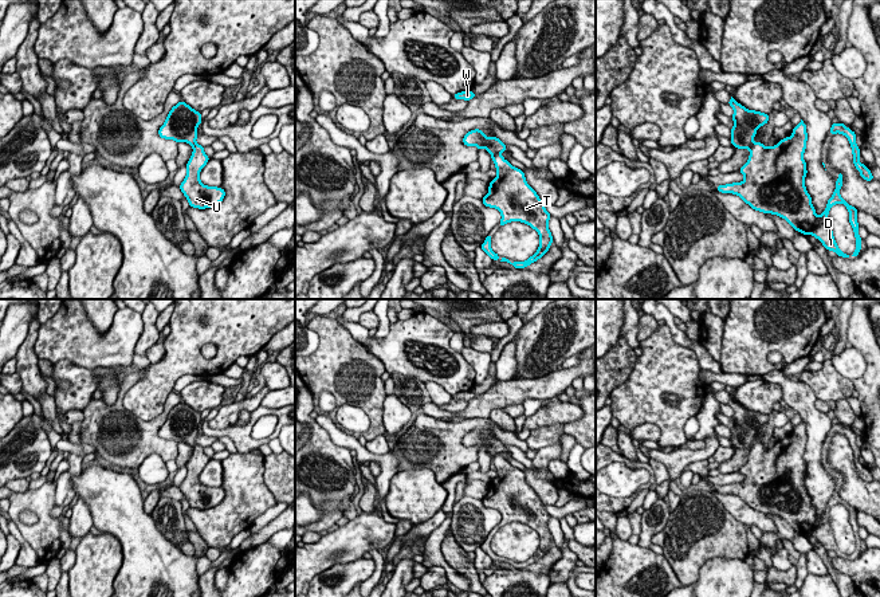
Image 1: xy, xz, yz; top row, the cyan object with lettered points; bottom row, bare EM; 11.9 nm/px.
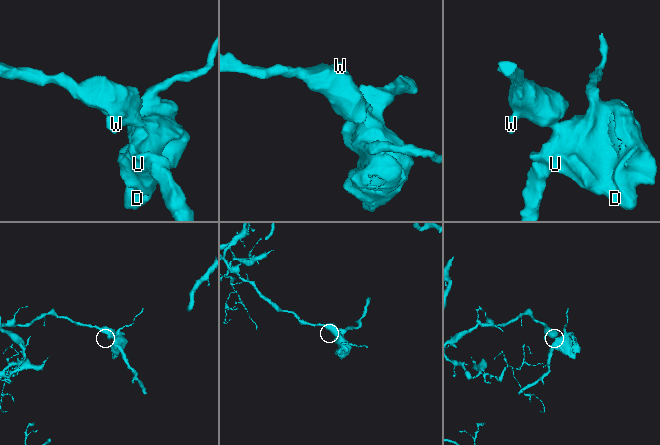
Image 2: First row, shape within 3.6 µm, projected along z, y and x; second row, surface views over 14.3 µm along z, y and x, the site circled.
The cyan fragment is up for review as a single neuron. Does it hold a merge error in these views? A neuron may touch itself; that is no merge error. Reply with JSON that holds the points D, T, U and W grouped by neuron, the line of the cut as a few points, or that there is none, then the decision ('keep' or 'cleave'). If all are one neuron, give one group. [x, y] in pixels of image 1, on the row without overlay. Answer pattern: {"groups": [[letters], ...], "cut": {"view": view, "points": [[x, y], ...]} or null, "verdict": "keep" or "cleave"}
{"groups": [["D", "T", "U"], ["W"]], "cut": {"view": "xz", "points": [[499, 452], [492, 458]]}, "verdict": "cleave"}

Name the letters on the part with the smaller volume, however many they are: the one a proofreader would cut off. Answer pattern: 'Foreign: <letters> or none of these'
Foreign: D, T, U

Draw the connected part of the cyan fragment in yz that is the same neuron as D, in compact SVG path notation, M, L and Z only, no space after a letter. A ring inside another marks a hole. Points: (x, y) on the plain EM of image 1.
M801 420L794 427L793 435L773 448L754 443L747 463L739 470L745 480L719 486L716 491L738 495L755 511L778 515L795 531L818 539L828 551L834 551L837 557L856 558L861 550L860 526L857 525L859 511L840 496L844 476L838 475L837 488L828 500L825 511L817 517L805 487L805 476L808 475L804 460L806 441L806 425ZM838 503L846 507L849 523L855 533L856 550L852 557L838 549L828 519L830 508Z

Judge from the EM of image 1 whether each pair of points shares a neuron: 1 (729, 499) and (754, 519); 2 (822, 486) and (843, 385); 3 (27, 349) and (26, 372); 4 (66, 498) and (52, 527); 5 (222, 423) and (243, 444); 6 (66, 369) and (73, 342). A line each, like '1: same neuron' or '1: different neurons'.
1: same neuron
2: different neurons
3: same neuron
4: different neurons
5: different neurons
6: different neurons

